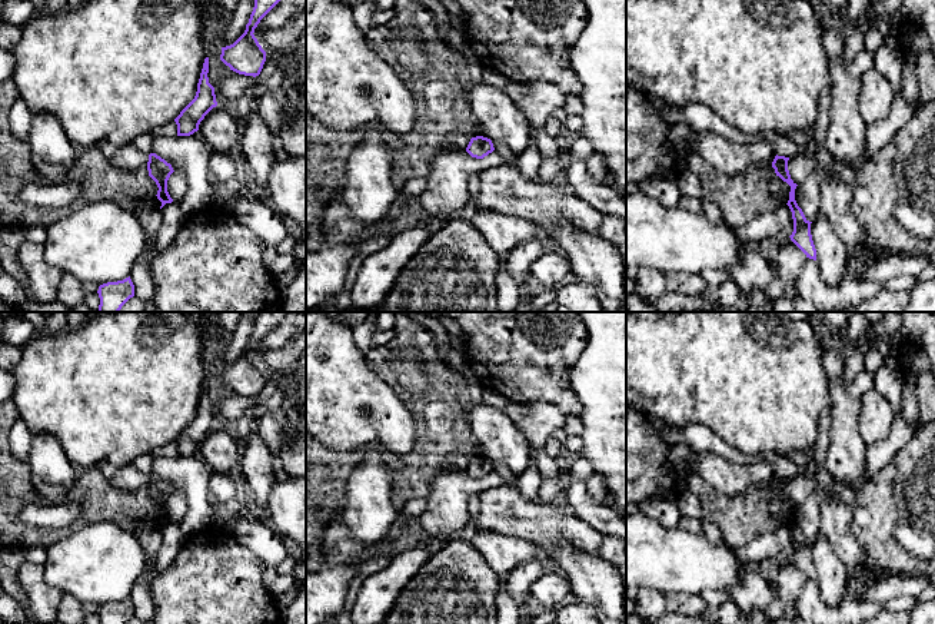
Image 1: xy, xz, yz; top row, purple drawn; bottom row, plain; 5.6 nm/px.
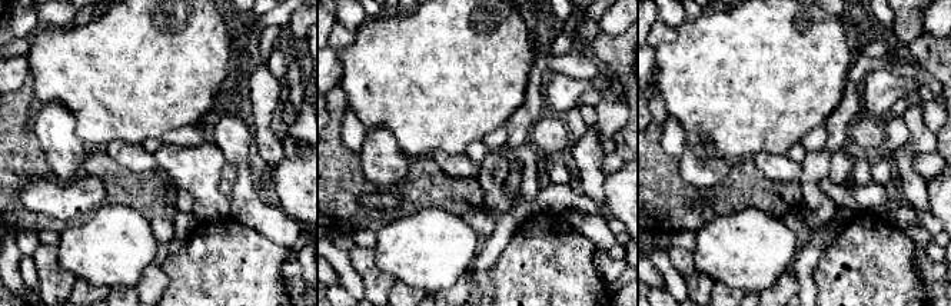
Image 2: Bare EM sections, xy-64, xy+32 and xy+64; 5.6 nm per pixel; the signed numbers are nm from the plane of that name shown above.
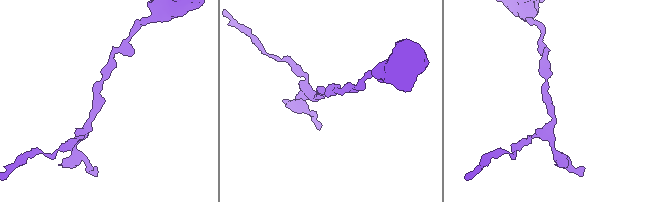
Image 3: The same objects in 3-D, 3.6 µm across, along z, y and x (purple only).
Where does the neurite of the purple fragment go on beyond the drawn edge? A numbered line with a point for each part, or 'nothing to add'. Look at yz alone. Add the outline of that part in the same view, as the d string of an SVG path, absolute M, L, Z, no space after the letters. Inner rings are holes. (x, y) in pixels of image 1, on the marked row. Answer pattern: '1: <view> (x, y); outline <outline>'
nothing to add

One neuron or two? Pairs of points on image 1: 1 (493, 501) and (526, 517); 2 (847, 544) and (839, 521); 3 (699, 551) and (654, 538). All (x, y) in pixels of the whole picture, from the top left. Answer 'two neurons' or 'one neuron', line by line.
1: one neuron
2: one neuron
3: one neuron

